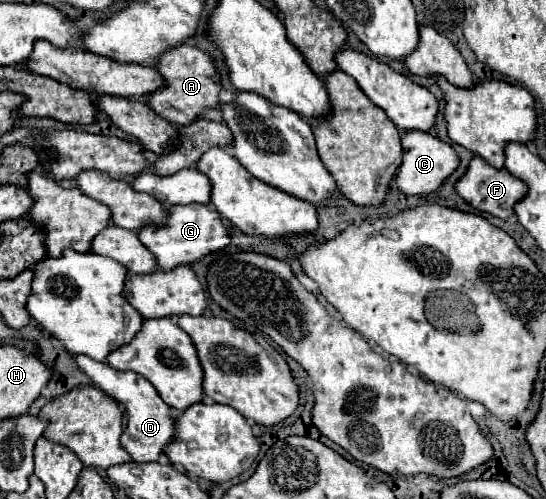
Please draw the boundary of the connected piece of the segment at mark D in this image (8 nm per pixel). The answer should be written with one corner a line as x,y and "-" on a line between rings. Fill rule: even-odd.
82,354
72,356
72,358
74,358
74,364
92,380
92,384
96,384
102,392
106,392
110,398
114,398
118,404
124,406
128,424
126,424
126,430
124,430
120,442
122,442
122,448
126,448
126,452
132,456
132,460
134,462
158,460
158,456
164,452
164,446
174,436
174,420
170,416
170,406
164,404
164,400
158,396
156,388
140,374
114,370
104,362
90,360
88,356
82,356

